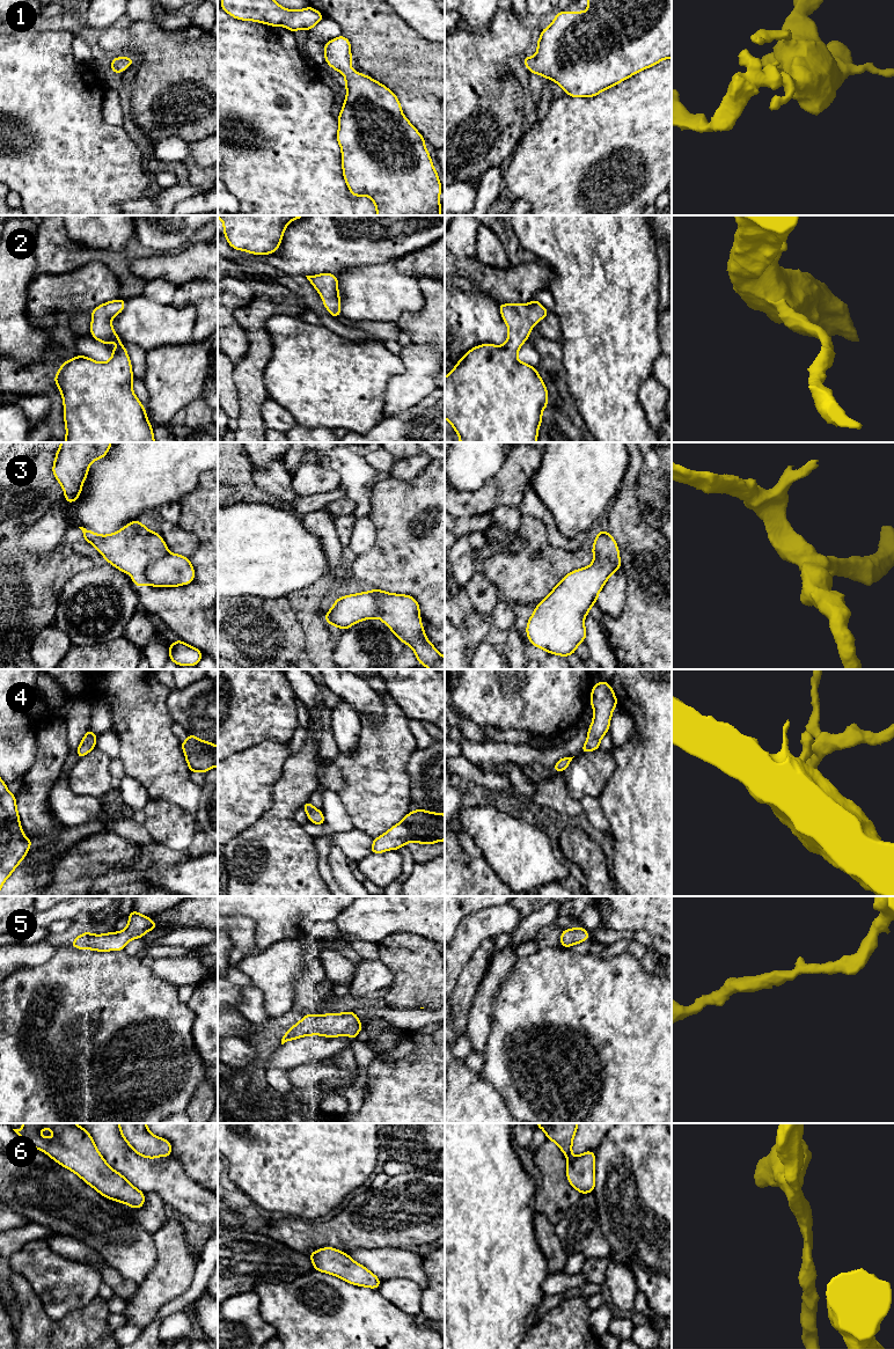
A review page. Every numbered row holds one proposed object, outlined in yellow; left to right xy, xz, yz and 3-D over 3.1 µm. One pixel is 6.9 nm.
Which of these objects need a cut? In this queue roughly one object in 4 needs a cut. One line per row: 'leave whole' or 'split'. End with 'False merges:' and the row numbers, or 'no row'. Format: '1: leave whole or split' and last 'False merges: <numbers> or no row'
1: leave whole
2: leave whole
3: split
4: leave whole
5: leave whole
6: leave whole
False merges: 3

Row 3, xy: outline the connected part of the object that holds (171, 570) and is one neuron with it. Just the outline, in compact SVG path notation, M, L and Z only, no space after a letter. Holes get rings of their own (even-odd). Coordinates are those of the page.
M169 552L149 562L146 577L154 587L176 587L193 581L195 569L188 557Z

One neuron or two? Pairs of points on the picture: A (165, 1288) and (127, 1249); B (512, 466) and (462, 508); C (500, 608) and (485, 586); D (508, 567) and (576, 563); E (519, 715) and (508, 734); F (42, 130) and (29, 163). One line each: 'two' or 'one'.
A: two
B: one
C: two
D: one
E: two
F: one

